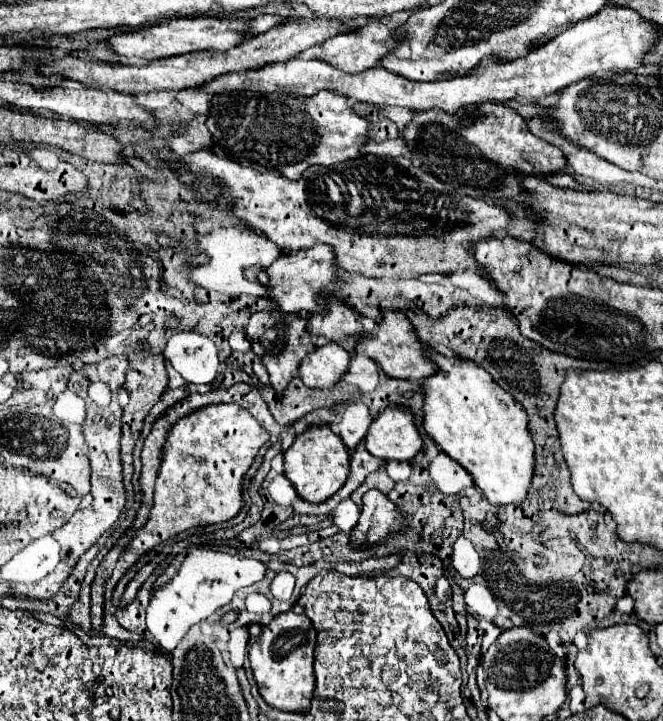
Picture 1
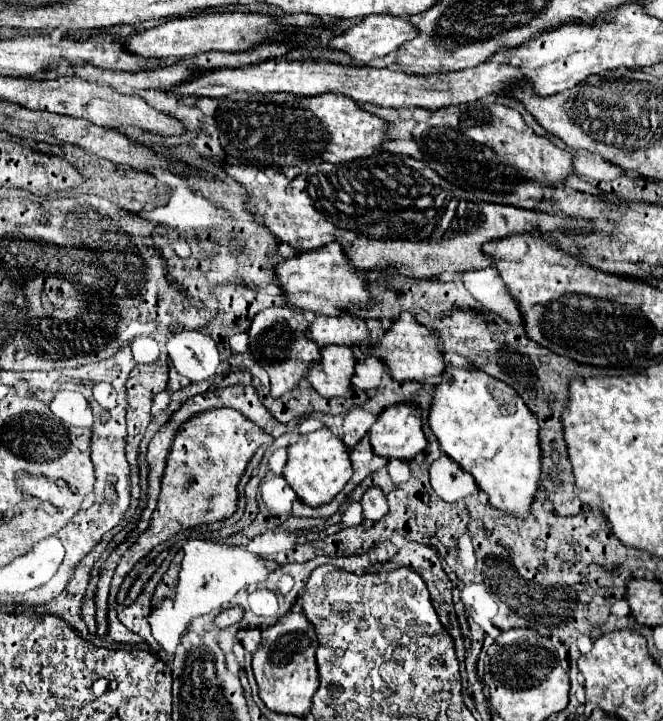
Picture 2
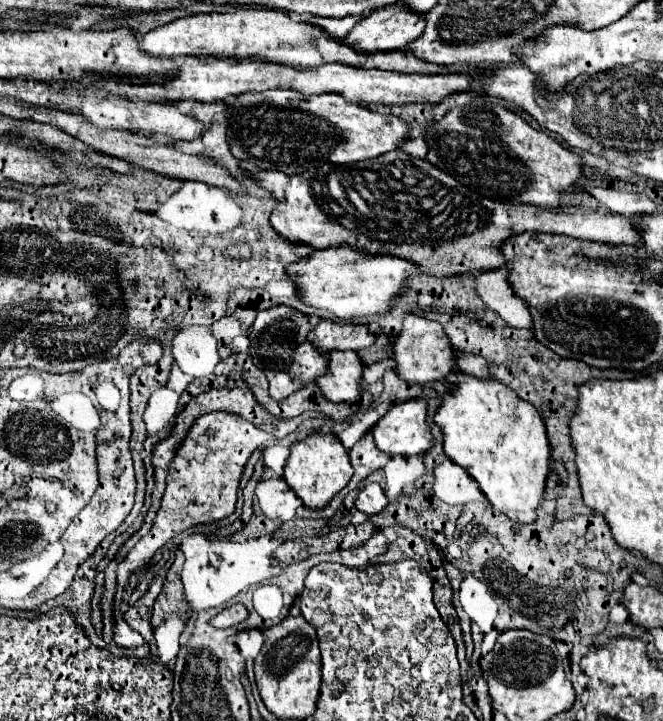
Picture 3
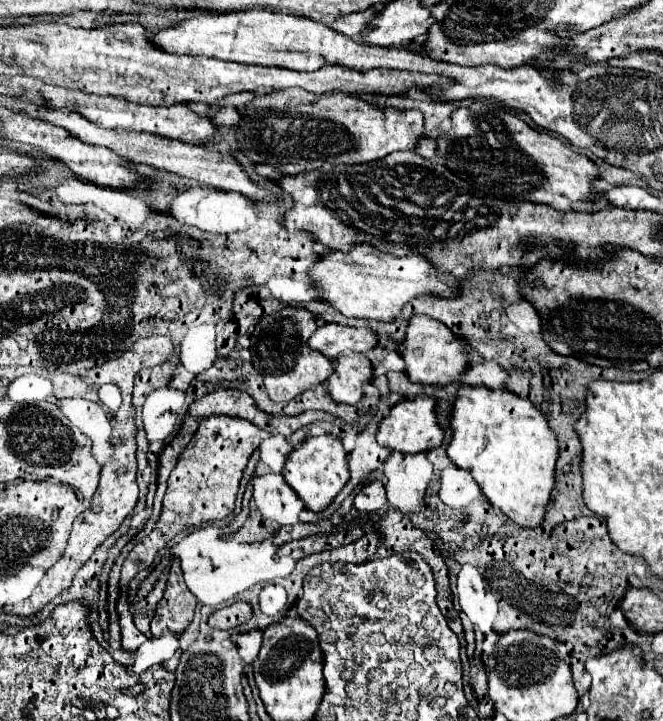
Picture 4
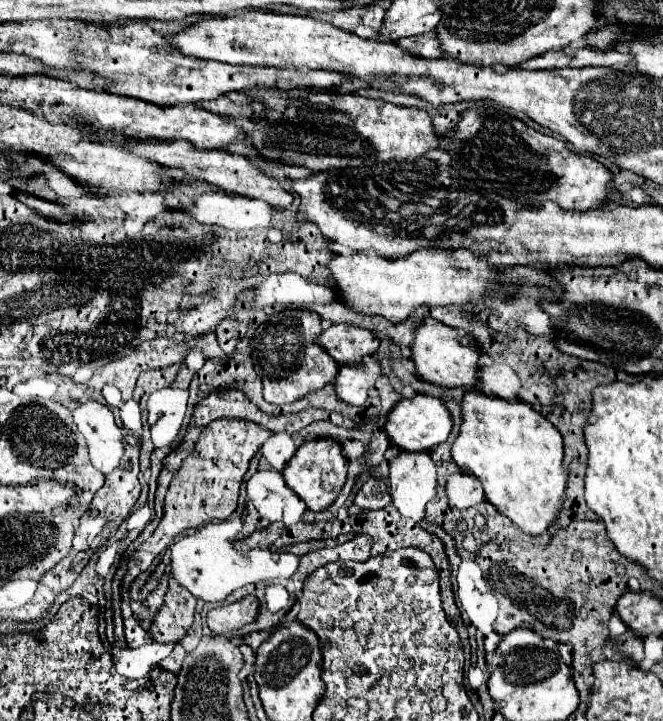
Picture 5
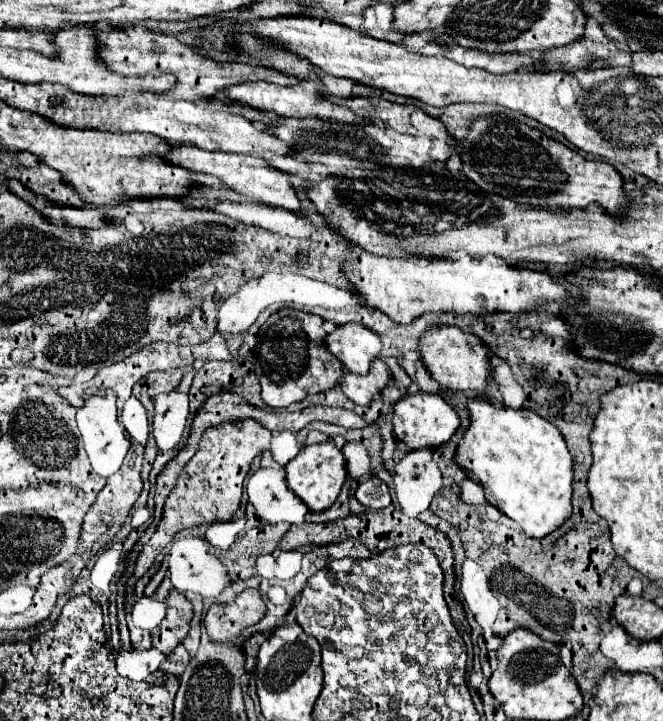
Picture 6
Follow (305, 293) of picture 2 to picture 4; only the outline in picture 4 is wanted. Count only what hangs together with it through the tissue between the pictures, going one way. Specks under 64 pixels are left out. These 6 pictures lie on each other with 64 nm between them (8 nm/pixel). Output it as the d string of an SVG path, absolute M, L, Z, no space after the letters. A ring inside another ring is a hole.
M370 244L352 246L348 252L330 250L320 256L308 274L314 282L314 288L320 292L318 300L326 302L348 318L392 322L396 316L400 316L402 304L414 300L416 296L428 296L434 292L438 296L452 298L458 292L456 288L440 282L438 272L428 260L424 260L424 256L392 256Z

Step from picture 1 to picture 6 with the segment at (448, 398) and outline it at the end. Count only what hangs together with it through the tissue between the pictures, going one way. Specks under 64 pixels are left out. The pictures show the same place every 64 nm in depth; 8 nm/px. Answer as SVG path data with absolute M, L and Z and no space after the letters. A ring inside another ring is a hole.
M484 398L468 400L468 416L470 426L464 432L464 438L458 442L456 464L472 480L478 480L484 486L486 500L520 524L526 536L544 538L546 534L554 532L564 520L568 520L568 514L572 514L572 456L560 430L528 408L498 408Z

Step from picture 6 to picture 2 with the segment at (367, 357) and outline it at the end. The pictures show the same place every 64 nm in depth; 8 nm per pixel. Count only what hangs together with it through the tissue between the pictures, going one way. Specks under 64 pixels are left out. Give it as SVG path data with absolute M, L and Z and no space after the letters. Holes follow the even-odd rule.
M340 314L336 318L316 316L308 328L310 340L314 340L320 348L338 344L338 346L354 346L368 340L368 328L364 320L354 318L350 314Z

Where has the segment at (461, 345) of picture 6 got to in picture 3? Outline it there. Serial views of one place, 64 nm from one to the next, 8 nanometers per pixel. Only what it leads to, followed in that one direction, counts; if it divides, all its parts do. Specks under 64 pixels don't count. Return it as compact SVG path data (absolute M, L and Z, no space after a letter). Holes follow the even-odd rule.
M416 314L404 316L402 330L392 338L392 352L394 352L392 356L396 362L394 372L398 374L398 378L402 378L406 382L426 384L426 382L442 380L442 378L446 378L446 374L450 374L456 368L456 362L454 362L456 352L452 350L442 324L416 316Z

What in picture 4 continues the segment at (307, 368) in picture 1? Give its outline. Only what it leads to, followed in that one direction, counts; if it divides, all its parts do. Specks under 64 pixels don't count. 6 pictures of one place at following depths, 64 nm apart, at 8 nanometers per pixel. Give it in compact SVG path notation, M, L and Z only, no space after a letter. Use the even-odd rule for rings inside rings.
M342 352L334 362L334 372L326 380L326 388L332 400L344 404L356 404L364 396L362 386L372 378L372 364L364 354Z

